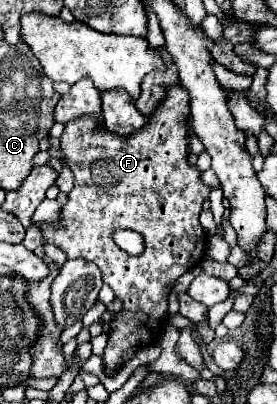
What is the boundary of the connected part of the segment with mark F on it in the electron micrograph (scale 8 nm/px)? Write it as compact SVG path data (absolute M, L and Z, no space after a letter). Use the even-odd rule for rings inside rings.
M173 85L165 89L165 97L149 115L147 127L143 127L135 135L115 135L99 127L97 119L91 115L75 117L65 125L65 131L61 135L61 149L65 151L67 163L75 173L75 187L69 193L67 205L61 209L59 225L53 227L47 223L39 227L47 243L61 247L67 253L68 259L82 258L95 263L103 273L103 283L107 283L123 301L123 311L117 313L117 319L113 321L113 329L109 333L109 343L103 357L111 377L123 367L123 357L129 359L139 347L151 345L157 339L167 311L169 285L177 281L185 271L197 267L205 255L207 239L203 235L203 227L199 225L199 213L211 189L201 181L201 171L187 161L189 113L191 107L187 91L183 91L183 87L179 85ZM119 227L139 231L143 235L145 251L139 257L127 255L113 243L113 231Z

